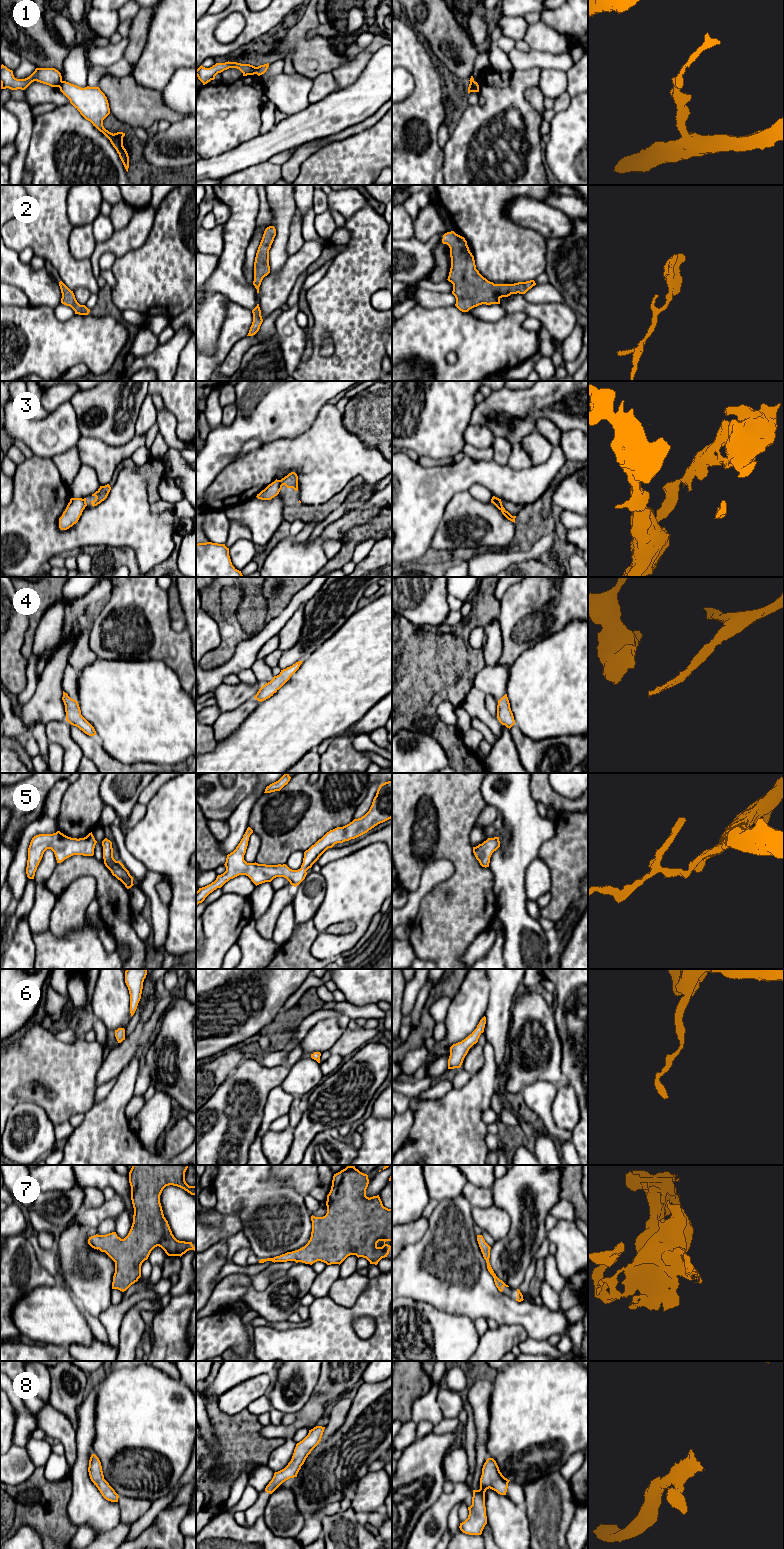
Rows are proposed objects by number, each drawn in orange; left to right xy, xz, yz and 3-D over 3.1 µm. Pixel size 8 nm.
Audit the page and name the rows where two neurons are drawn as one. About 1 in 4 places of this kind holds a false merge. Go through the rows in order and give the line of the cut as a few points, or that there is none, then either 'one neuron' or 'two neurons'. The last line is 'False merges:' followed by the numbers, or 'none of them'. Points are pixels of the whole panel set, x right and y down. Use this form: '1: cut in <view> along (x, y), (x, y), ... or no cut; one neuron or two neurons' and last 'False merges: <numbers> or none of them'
1: cut in xz along (257, 67), (255, 73); two neurons
2: no cut; one neuron
3: cut in xz along (278, 480), (280, 489); two neurons
4: no cut; one neuron
5: no cut; one neuron
6: no cut; one neuron
7: no cut; one neuron
8: no cut; one neuron
False merges: 1, 3

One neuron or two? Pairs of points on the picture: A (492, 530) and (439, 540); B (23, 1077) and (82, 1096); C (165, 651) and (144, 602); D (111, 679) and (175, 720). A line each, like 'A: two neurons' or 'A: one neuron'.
A: one neuron
B: one neuron
C: one neuron
D: one neuron

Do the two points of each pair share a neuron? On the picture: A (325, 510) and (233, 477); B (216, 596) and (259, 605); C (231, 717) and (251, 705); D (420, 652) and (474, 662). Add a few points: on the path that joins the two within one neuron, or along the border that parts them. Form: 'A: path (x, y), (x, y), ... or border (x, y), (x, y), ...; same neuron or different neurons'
A: border (334, 495), (325, 502), (312, 506); different neurons
B: path (227, 590), (239, 590), (248, 596); same neuron
C: path (236, 716), (246, 708); same neuron
D: path (433, 662), (461, 662); same neuron

